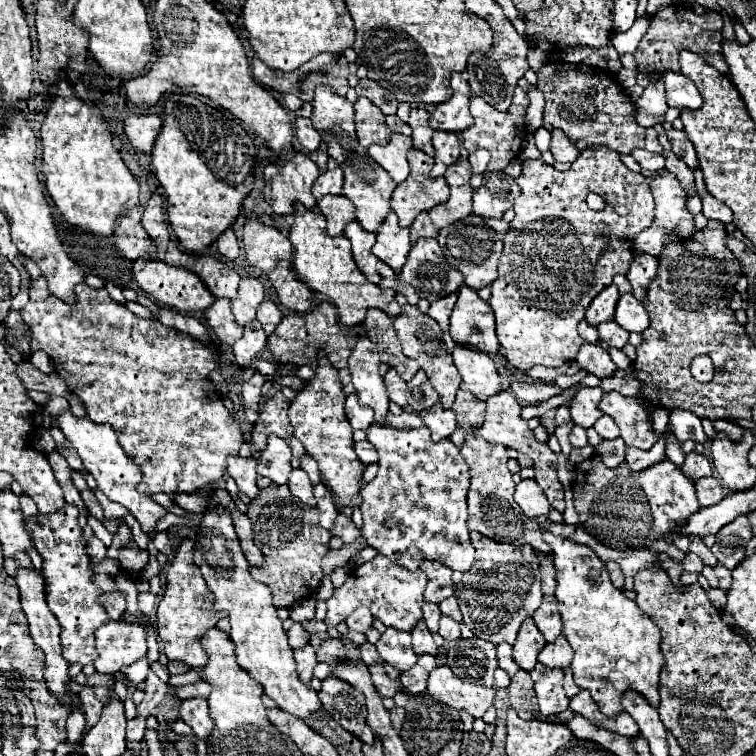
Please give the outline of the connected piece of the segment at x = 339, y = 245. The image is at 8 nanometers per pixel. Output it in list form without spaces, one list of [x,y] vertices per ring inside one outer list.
[[[296,204],[294,224],[290,228],[290,242],[294,254],[294,270],[298,278],[304,280],[304,284],[308,284],[310,290],[326,294],[336,304],[342,324],[362,324],[370,308],[384,310],[388,316],[400,314],[400,306],[396,304],[396,300],[392,300],[394,292],[380,290],[376,284],[370,284],[362,276],[362,272],[358,272],[358,266],[350,256],[350,242],[344,236],[326,236],[326,218],[322,218],[318,212],[312,212],[308,208],[302,208],[302,204]]]

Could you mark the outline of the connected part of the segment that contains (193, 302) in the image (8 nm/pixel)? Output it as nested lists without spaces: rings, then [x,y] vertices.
[[[140,258],[134,262],[132,270],[134,270],[134,278],[136,278],[138,286],[146,294],[150,294],[154,298],[154,302],[164,304],[168,308],[176,308],[180,312],[200,312],[200,310],[206,310],[214,302],[214,296],[208,292],[208,288],[202,284],[202,280],[198,280],[198,276],[190,274],[184,268],[168,266],[166,262],[160,262],[160,260]]]

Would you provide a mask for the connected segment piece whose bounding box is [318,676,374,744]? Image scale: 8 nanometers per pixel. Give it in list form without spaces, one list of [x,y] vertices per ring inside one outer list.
[[[328,676],[322,680],[318,698],[322,700],[322,706],[330,718],[336,720],[344,730],[364,744],[374,744],[374,734],[366,724],[364,696],[354,686],[336,676]]]

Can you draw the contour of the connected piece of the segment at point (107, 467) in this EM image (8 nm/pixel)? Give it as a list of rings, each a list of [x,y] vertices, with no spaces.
[[[70,410],[58,416],[58,428],[82,458],[84,468],[96,478],[100,492],[106,494],[108,500],[126,506],[132,512],[132,516],[140,522],[144,534],[150,534],[156,522],[166,514],[166,508],[162,508],[150,496],[140,494],[136,490],[136,484],[142,478],[142,474],[134,470],[134,464],[130,464],[130,458],[122,452],[122,446],[118,444],[114,430],[108,424],[94,424],[88,416],[74,416]]]

